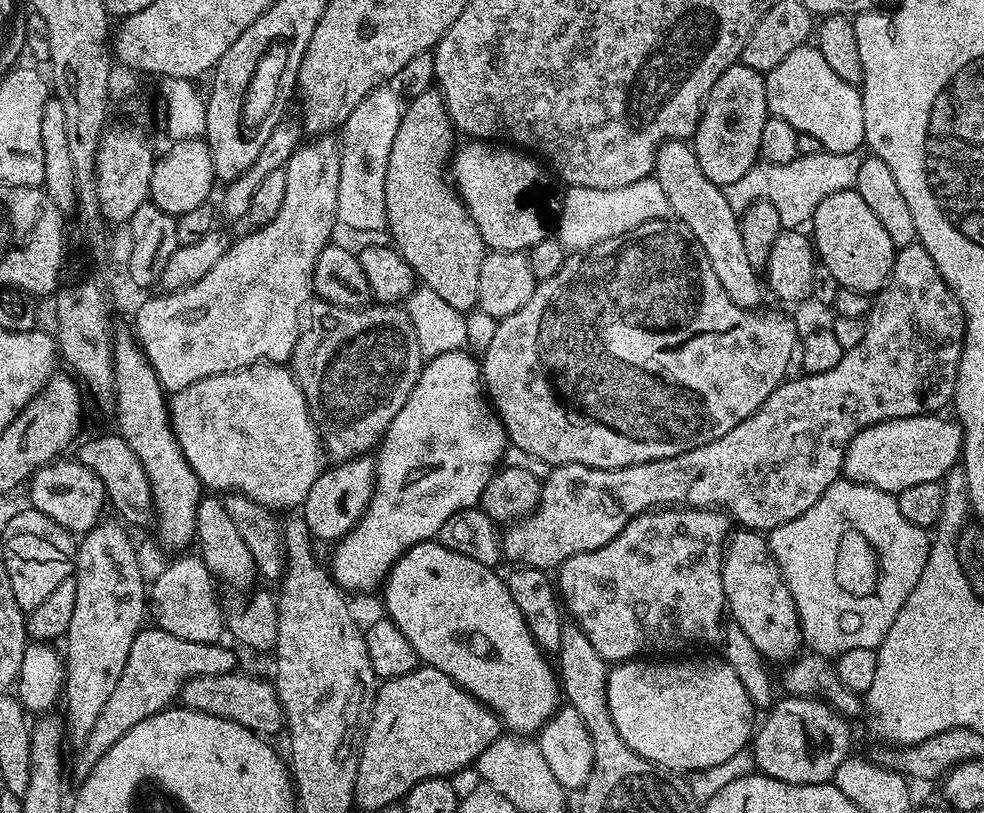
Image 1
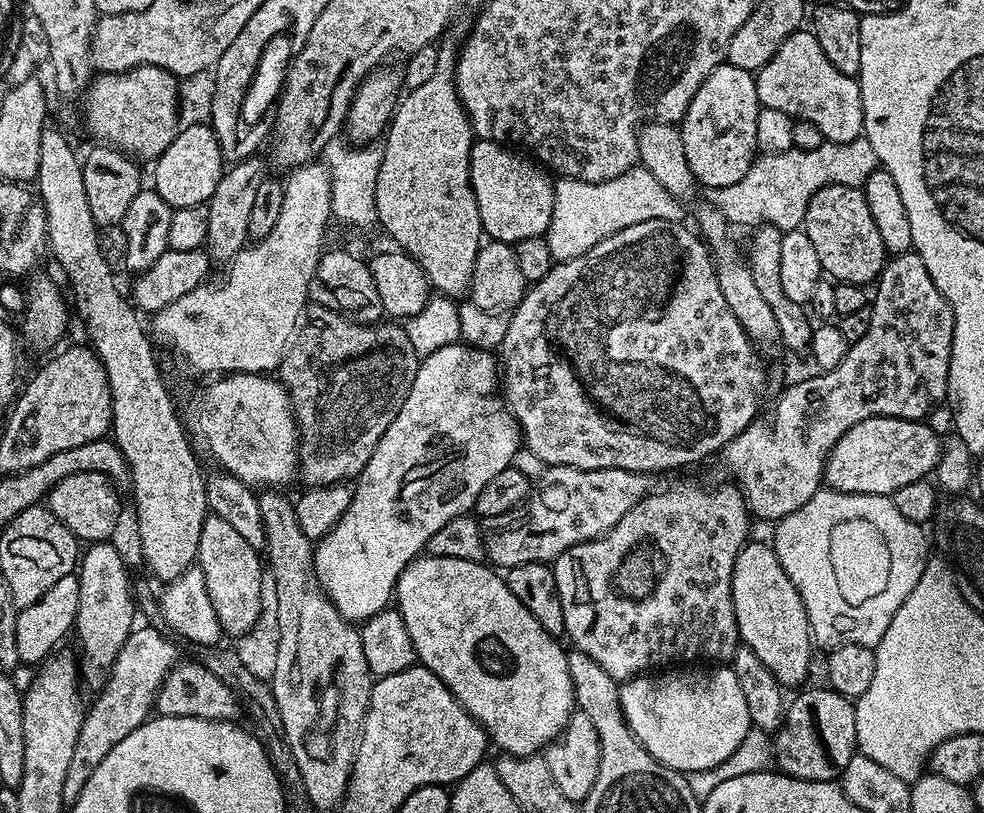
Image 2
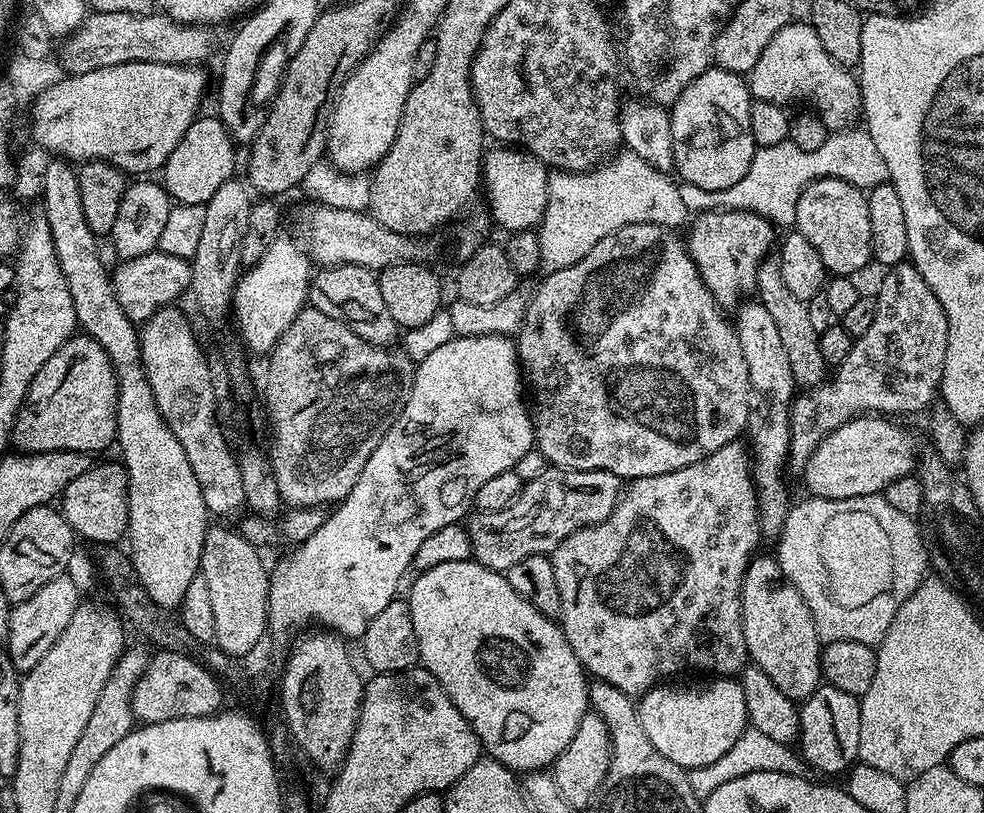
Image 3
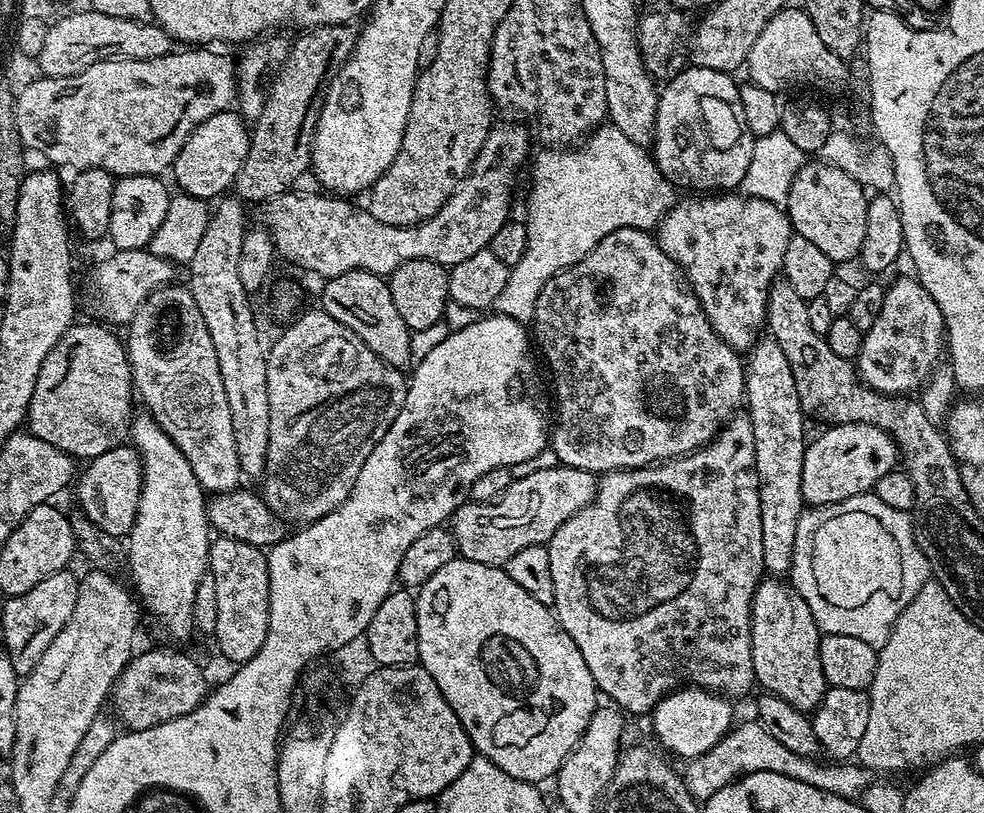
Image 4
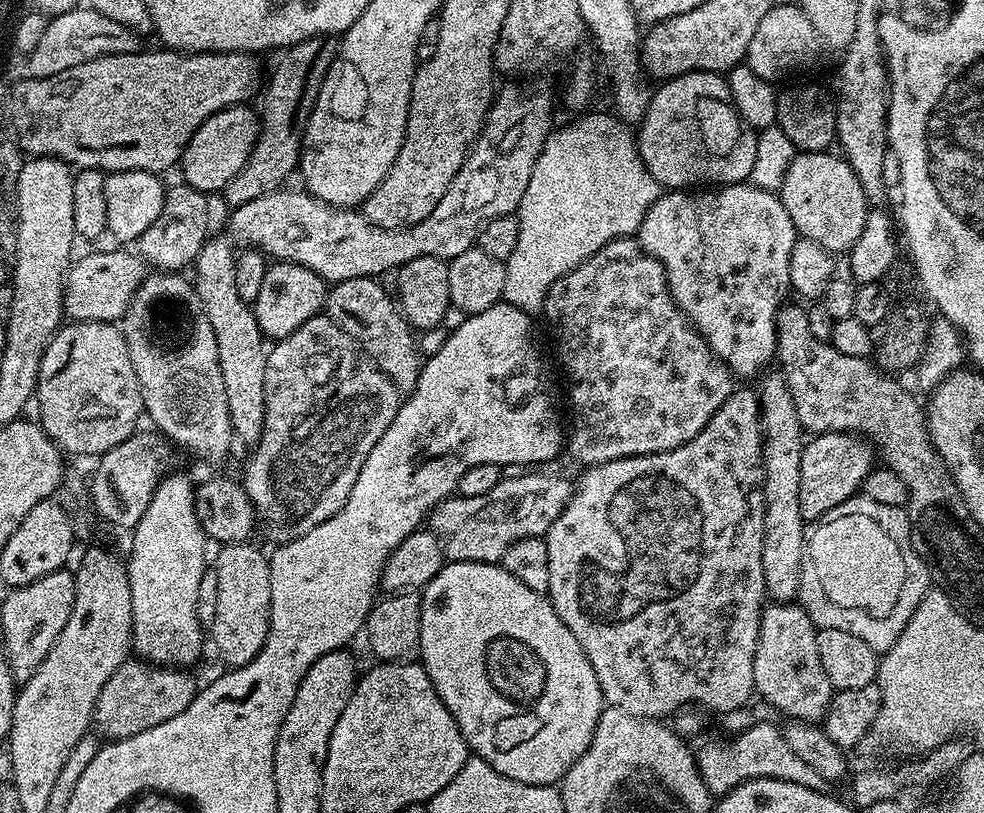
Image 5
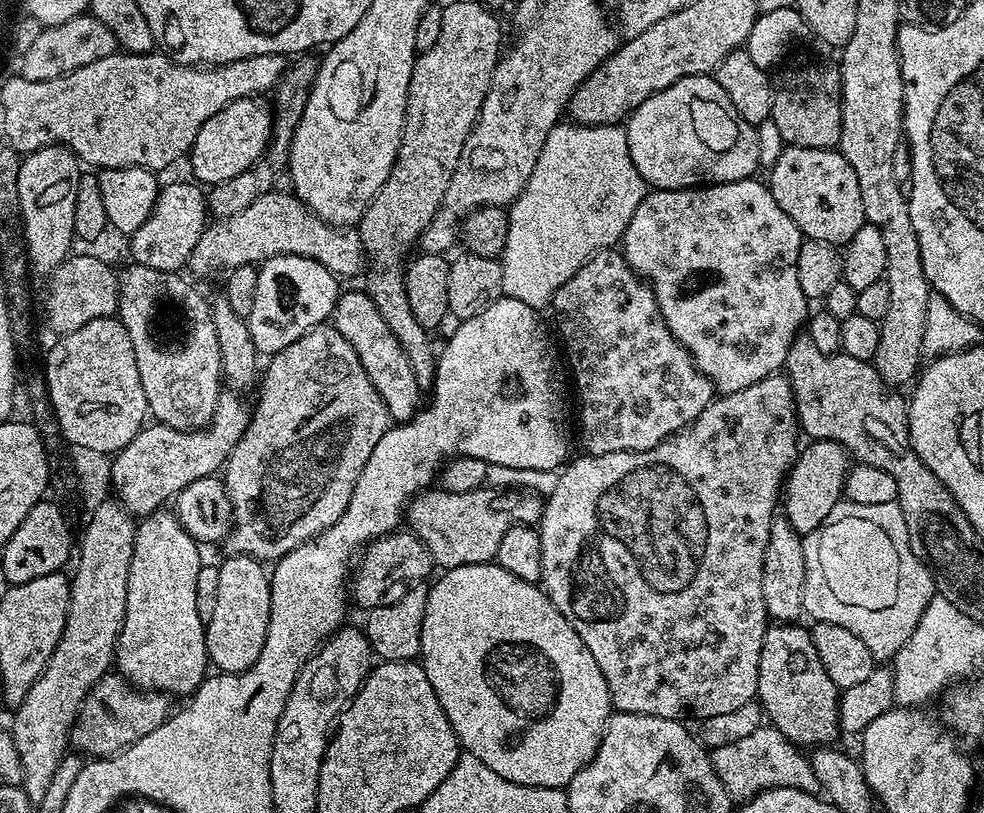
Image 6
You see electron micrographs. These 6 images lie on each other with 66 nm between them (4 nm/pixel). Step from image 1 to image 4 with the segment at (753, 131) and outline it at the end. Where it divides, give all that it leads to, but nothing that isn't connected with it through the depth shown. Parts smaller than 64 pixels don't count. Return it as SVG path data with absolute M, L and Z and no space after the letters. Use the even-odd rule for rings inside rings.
M688 66L659 89L656 135L650 151L658 170L677 189L736 190L741 187L746 170L749 169L754 137L750 126L746 126L746 114L742 114L740 84L732 79L727 72Z

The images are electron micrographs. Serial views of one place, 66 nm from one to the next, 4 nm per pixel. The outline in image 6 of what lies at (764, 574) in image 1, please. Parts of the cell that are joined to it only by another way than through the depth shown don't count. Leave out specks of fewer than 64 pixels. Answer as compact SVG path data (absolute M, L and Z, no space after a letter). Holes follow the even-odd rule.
M776 622L766 630L762 642L762 658L758 662L758 703L764 709L765 717L771 727L778 729L791 744L797 746L831 745L840 731L840 693L841 689L830 682L830 674L822 670L818 650L814 650L812 633L807 627L799 628L796 622Z

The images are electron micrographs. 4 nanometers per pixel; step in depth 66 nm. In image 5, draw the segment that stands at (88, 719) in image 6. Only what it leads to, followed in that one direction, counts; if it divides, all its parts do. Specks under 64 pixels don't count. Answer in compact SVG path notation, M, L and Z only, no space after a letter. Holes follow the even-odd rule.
M129 658L114 674L102 690L96 708L92 711L95 731L105 741L125 740L142 730L150 730L162 722L170 722L174 714L182 714L196 697L198 683L191 671L159 664L149 664L140 658Z

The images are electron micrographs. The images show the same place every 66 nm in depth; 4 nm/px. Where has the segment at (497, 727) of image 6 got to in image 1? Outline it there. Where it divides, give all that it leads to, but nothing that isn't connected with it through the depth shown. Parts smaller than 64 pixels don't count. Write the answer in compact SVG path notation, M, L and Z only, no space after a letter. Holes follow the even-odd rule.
M425 542L416 544L412 548L408 548L396 559L396 565L388 571L388 579L382 585L382 593L384 592L384 608L387 619L394 621L398 626L398 630L402 630L402 634L406 634L406 638L410 642L410 646L414 646L414 650L418 653L421 661L427 667L442 670L442 674L446 674L453 680L459 688L470 693L475 700L480 700L487 704L497 716L500 717L501 725L509 733L512 734L536 734L539 733L540 727L549 720L556 711L562 700L562 689L558 679L558 672L553 665L542 656L542 650L537 644L536 639L530 634L530 630L524 621L524 615L514 602L514 598L510 598L510 590L507 583L493 570L489 565L482 562L474 562L474 558L466 558L466 554L458 554L442 546L439 542Z

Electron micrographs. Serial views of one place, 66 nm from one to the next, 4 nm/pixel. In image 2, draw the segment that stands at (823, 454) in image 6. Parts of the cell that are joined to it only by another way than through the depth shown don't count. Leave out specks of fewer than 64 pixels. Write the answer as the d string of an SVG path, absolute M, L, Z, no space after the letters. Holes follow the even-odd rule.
M875 416L866 418L866 422L858 422L858 426L850 426L842 438L834 446L830 458L824 467L824 484L836 492L848 494L878 494L891 496L894 490L907 486L910 482L918 482L931 477L940 461L942 447L941 433L936 433L923 419L903 420L897 416Z

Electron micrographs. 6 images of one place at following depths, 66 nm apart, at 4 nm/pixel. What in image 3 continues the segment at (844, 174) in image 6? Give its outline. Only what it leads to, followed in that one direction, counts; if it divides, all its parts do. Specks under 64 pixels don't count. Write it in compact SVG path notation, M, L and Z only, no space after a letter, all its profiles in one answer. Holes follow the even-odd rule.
M822 177L806 185L798 198L794 228L818 250L818 258L832 276L855 277L872 260L868 198L850 182Z

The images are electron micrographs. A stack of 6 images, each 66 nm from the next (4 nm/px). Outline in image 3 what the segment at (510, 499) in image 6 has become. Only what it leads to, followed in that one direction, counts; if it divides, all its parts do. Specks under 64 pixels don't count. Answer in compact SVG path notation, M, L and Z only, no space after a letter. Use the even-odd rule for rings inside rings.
M548 466L533 476L536 477L521 487L510 506L497 512L473 511L467 517L466 527L472 543L472 559L477 564L495 572L507 573L508 568L514 566L514 562L522 562L522 558L550 554L570 534L607 518L622 495L620 477L609 472L574 472L571 468Z

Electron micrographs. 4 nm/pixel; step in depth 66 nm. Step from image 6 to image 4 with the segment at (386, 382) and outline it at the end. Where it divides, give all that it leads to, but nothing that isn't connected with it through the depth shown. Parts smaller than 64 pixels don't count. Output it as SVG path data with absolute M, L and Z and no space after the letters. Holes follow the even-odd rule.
M354 270L327 277L323 284L318 304L326 314L330 314L330 318L334 318L334 322L342 322L342 326L354 330L354 334L358 334L358 338L362 338L362 342L366 342L366 346L370 346L370 350L374 350L374 354L378 354L378 358L382 358L390 366L404 370L413 363L413 332L408 329L406 322L402 322L402 317L394 306L394 298L390 298L385 277Z

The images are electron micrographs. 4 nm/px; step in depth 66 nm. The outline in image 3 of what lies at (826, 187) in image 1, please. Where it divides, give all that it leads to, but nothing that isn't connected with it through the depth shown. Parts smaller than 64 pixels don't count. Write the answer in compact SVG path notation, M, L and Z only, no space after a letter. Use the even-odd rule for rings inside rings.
M853 126L842 131L831 132L818 150L804 151L792 141L775 146L757 148L745 177L724 191L708 191L693 184L680 184L682 202L686 202L689 213L738 209L766 217L779 227L791 227L797 216L798 198L802 190L812 181L822 177L836 177L850 182L856 188L867 190L889 181L889 168L885 158L878 152L874 140L866 128Z

